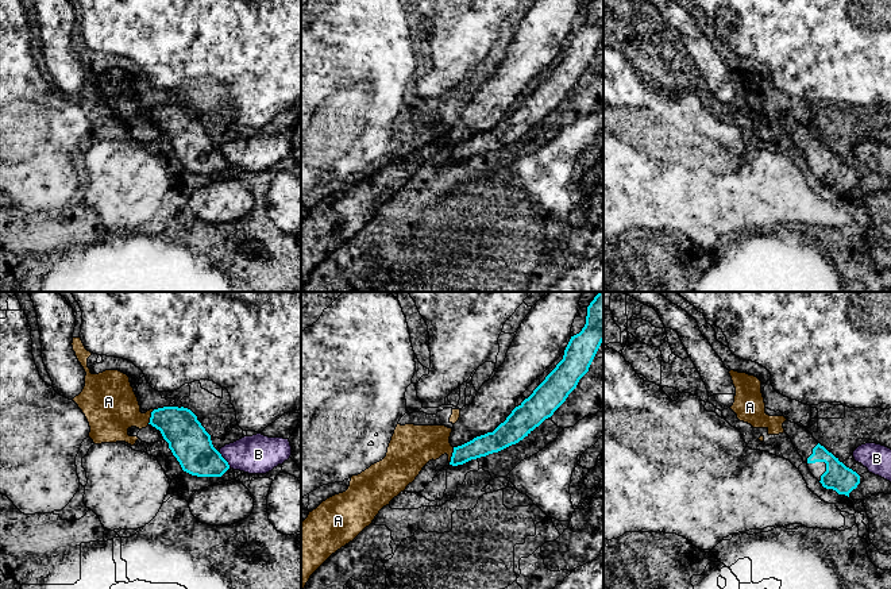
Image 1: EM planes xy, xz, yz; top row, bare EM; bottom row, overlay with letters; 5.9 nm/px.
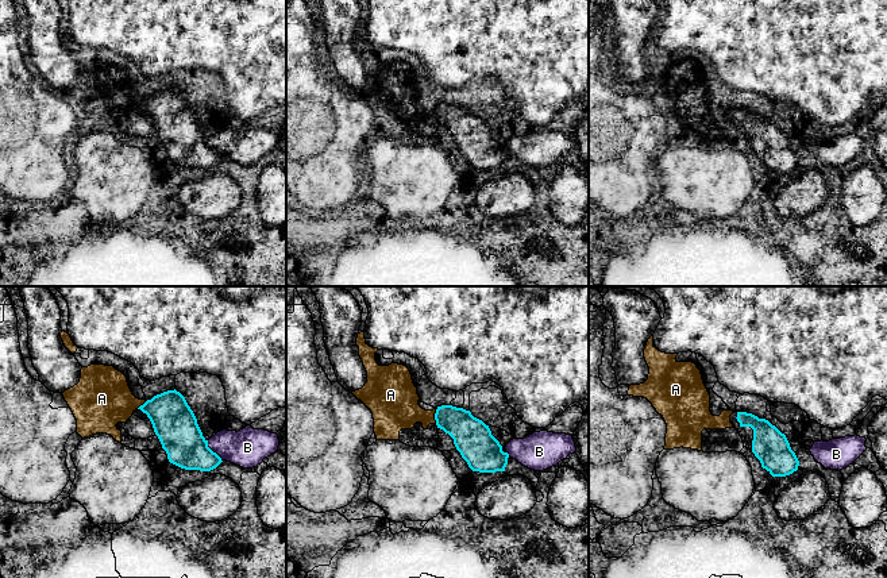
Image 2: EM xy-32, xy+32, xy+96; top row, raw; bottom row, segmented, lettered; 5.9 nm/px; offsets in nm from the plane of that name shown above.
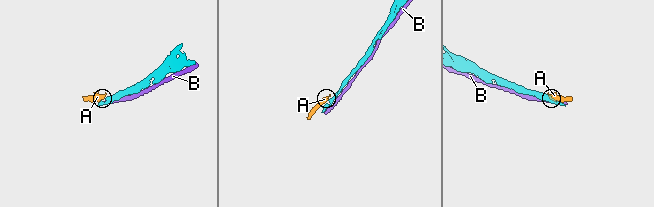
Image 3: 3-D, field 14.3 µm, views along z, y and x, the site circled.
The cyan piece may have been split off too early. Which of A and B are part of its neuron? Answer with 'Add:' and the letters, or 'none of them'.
Add: none of them

